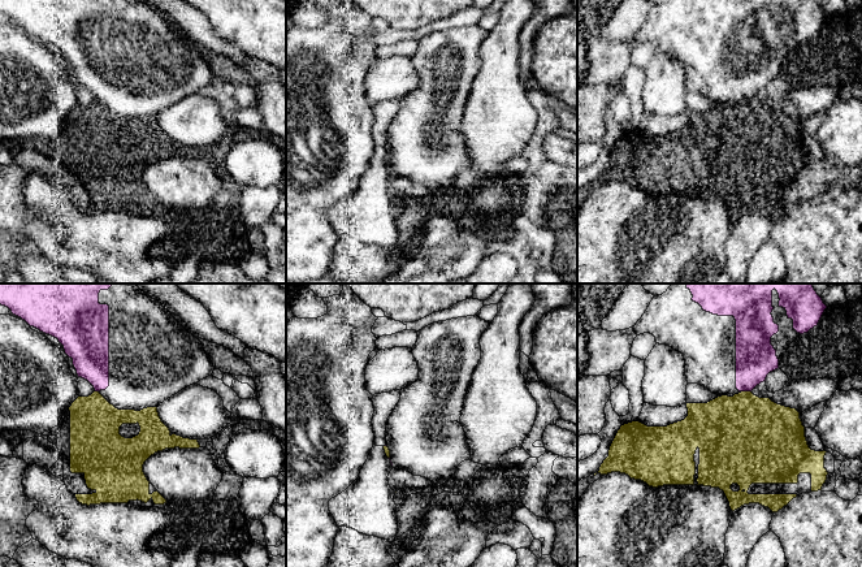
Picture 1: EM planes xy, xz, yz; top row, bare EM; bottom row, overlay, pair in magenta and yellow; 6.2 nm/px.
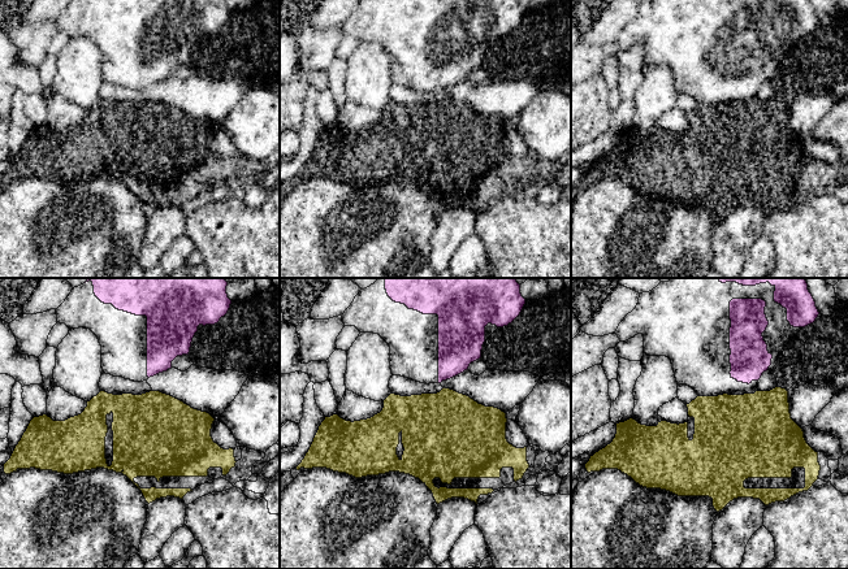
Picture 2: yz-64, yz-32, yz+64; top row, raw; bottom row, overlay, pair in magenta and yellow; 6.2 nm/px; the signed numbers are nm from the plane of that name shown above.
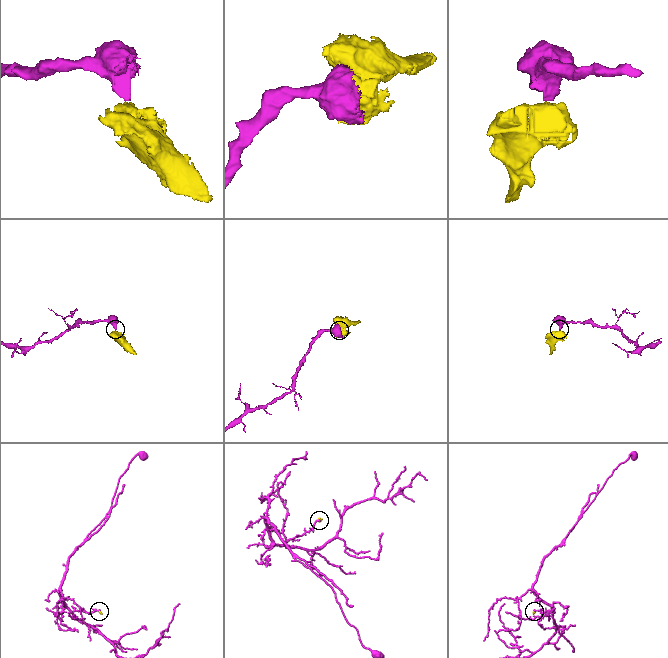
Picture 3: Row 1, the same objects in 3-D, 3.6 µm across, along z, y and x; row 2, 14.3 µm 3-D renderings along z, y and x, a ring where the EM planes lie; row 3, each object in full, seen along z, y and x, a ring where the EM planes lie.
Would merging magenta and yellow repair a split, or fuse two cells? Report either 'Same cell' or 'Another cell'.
Another cell

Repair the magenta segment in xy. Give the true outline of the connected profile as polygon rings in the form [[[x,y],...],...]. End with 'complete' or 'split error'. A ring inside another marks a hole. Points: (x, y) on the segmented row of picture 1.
[[[0,284],[0,304],[8,307],[13,315],[25,320],[30,326],[59,339],[59,349],[65,360],[73,359],[78,377],[87,380],[111,404],[118,410],[140,411],[157,407],[160,403],[182,389],[211,376],[215,367],[203,349],[202,342],[190,334],[159,302],[147,295],[135,284]]]; split error

